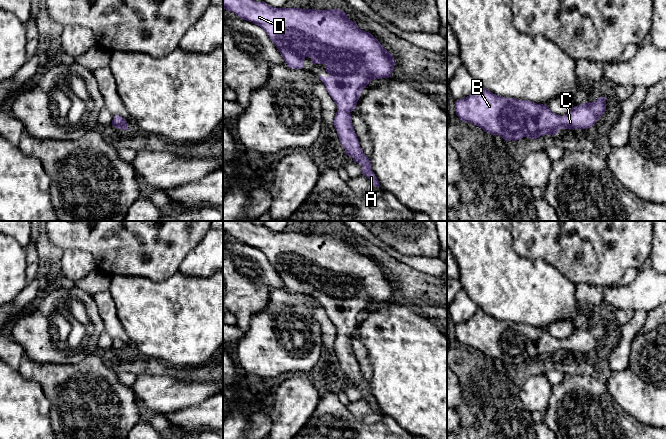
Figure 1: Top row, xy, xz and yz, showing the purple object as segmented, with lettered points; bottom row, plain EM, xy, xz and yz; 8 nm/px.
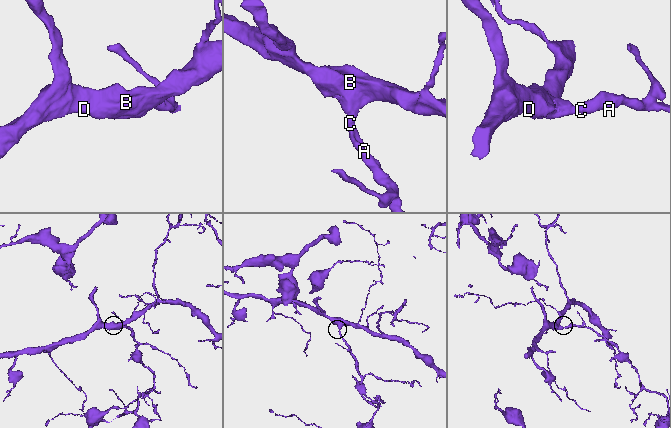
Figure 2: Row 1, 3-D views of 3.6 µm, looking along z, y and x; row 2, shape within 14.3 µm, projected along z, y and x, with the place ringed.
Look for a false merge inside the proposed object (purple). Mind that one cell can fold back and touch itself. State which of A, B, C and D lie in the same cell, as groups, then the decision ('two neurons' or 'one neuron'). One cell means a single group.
A B C D; one neuron

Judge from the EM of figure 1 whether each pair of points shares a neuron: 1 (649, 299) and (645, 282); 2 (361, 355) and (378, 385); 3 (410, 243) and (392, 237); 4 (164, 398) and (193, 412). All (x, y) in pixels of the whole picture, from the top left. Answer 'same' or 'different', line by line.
1: same
2: different
3: same
4: different

